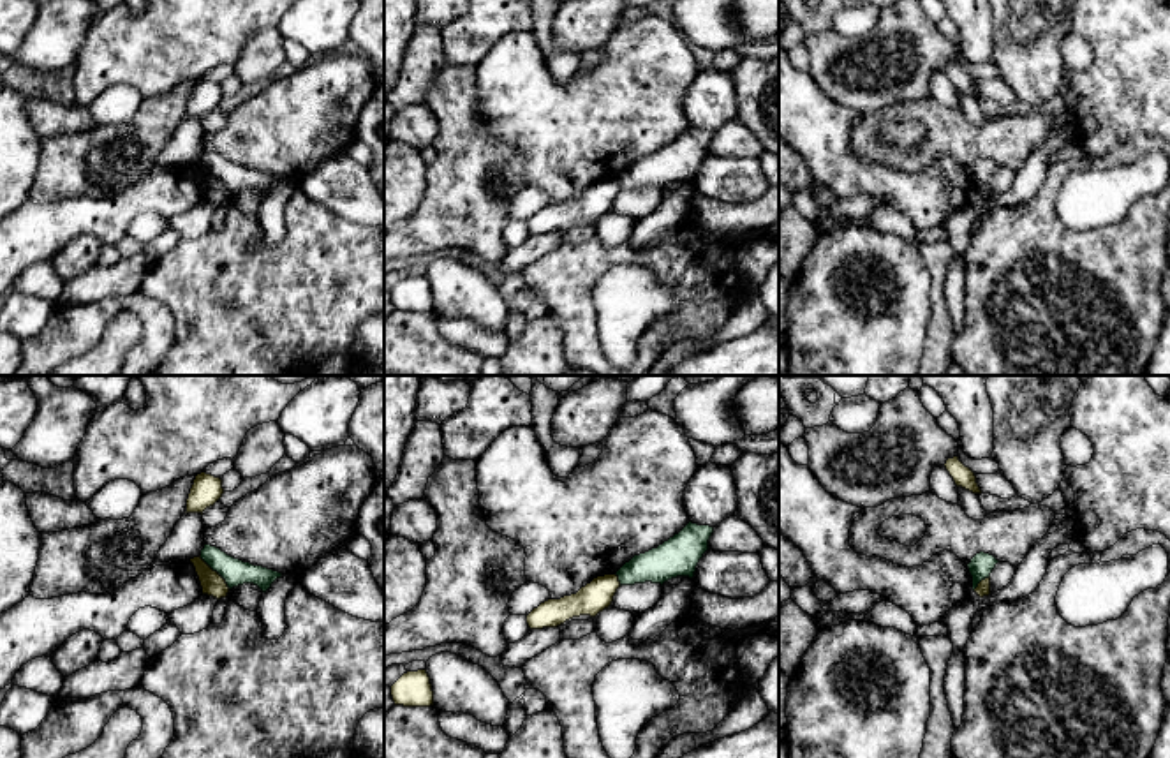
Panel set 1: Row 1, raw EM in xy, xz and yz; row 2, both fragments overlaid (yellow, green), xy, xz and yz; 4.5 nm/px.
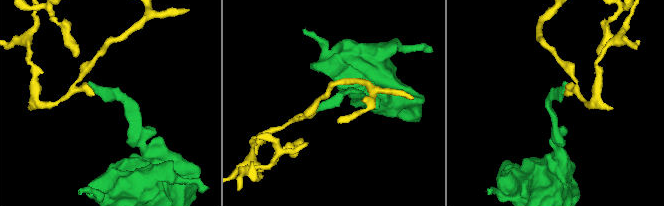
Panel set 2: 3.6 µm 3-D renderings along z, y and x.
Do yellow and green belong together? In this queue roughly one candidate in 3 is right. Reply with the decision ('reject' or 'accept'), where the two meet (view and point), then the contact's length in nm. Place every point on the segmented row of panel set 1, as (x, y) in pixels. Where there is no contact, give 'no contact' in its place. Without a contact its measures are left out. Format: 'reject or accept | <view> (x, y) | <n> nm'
reject | xy (215, 572) | 200 nm

